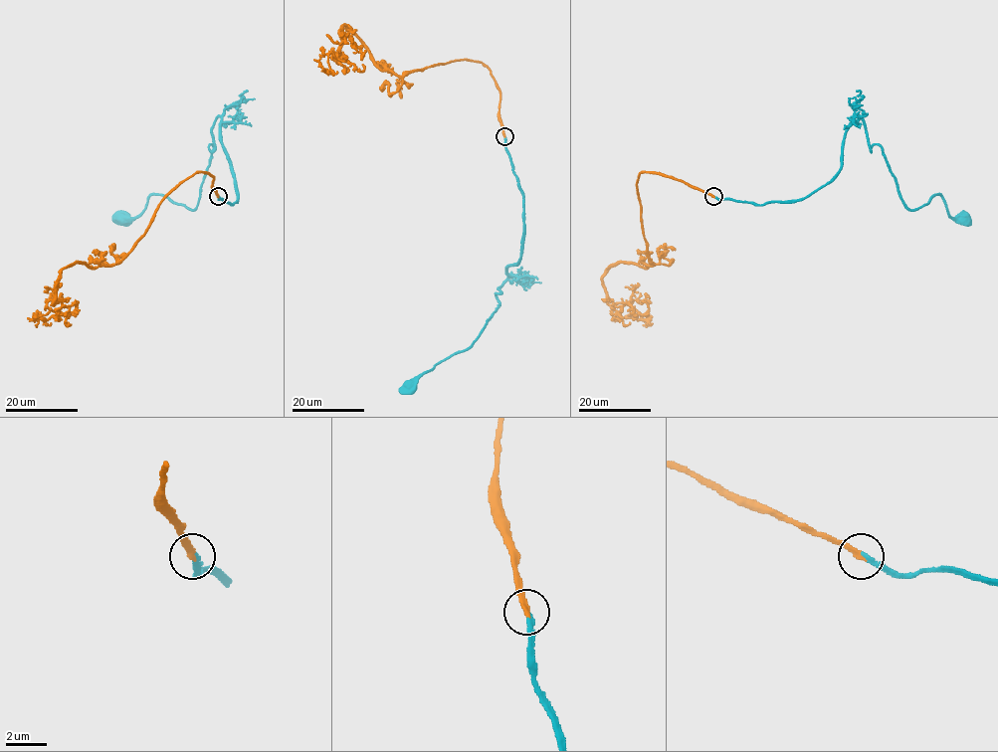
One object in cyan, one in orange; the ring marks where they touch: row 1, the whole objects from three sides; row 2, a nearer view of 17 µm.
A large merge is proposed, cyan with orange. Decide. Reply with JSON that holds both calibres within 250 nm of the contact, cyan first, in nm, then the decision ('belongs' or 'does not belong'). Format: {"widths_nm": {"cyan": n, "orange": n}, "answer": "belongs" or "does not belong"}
{"widths_nm": {"cyan": 200, "orange": 280}, "answer": "belongs"}

